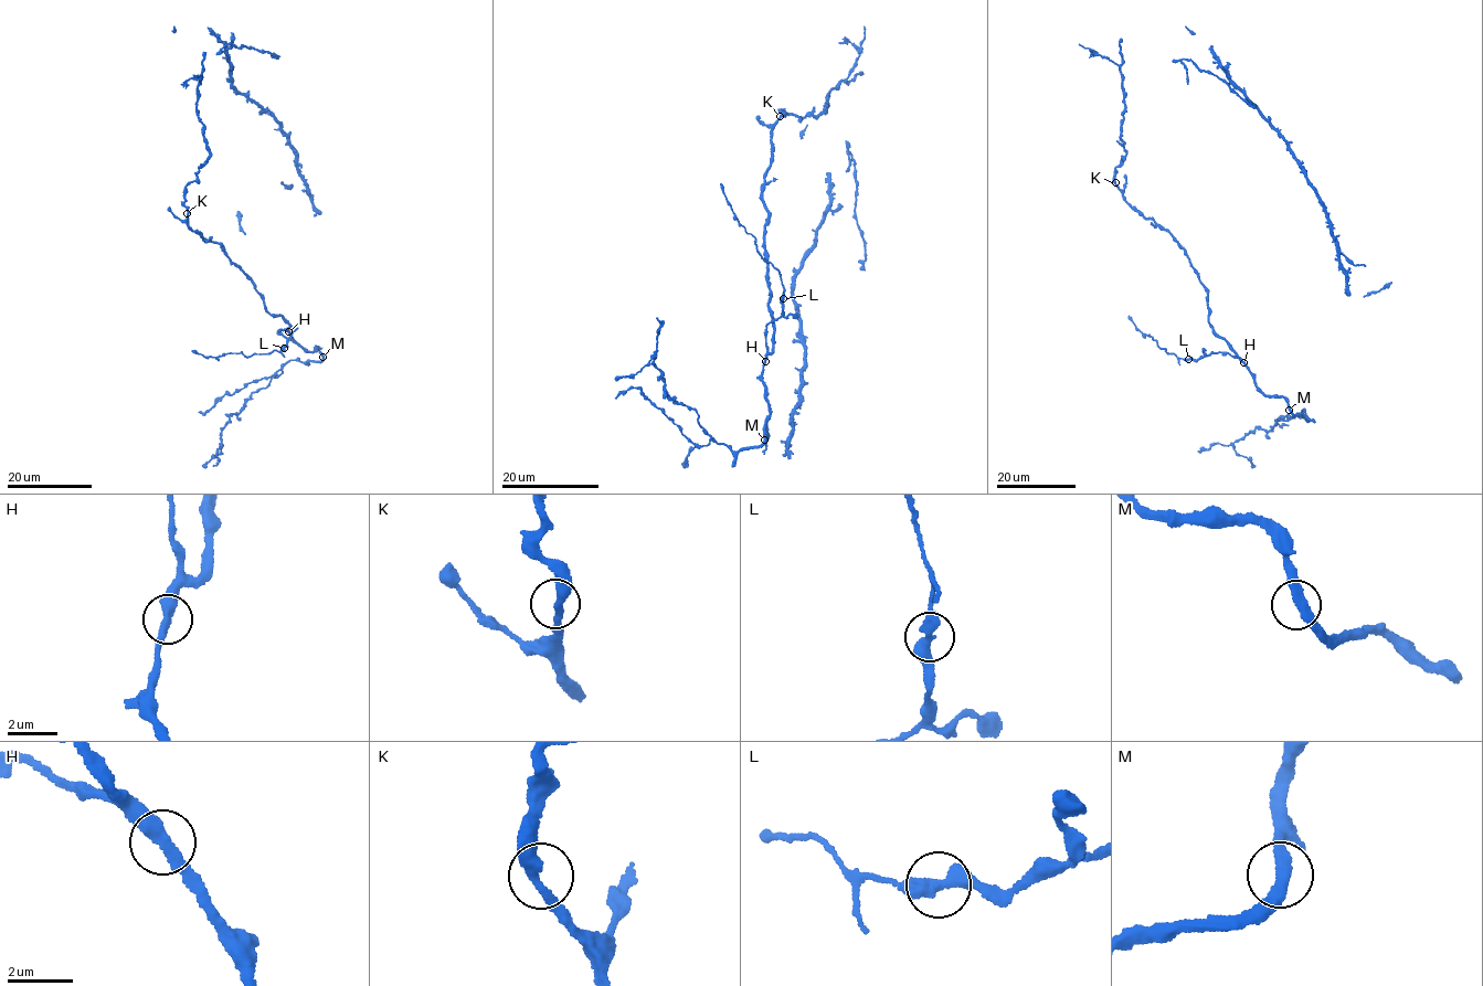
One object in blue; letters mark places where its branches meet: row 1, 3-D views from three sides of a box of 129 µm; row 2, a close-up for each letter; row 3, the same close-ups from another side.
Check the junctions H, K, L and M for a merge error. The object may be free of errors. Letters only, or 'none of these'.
L

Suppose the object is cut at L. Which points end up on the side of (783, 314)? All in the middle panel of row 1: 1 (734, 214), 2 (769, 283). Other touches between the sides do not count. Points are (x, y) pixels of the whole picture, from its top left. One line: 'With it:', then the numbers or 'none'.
With it: 2

